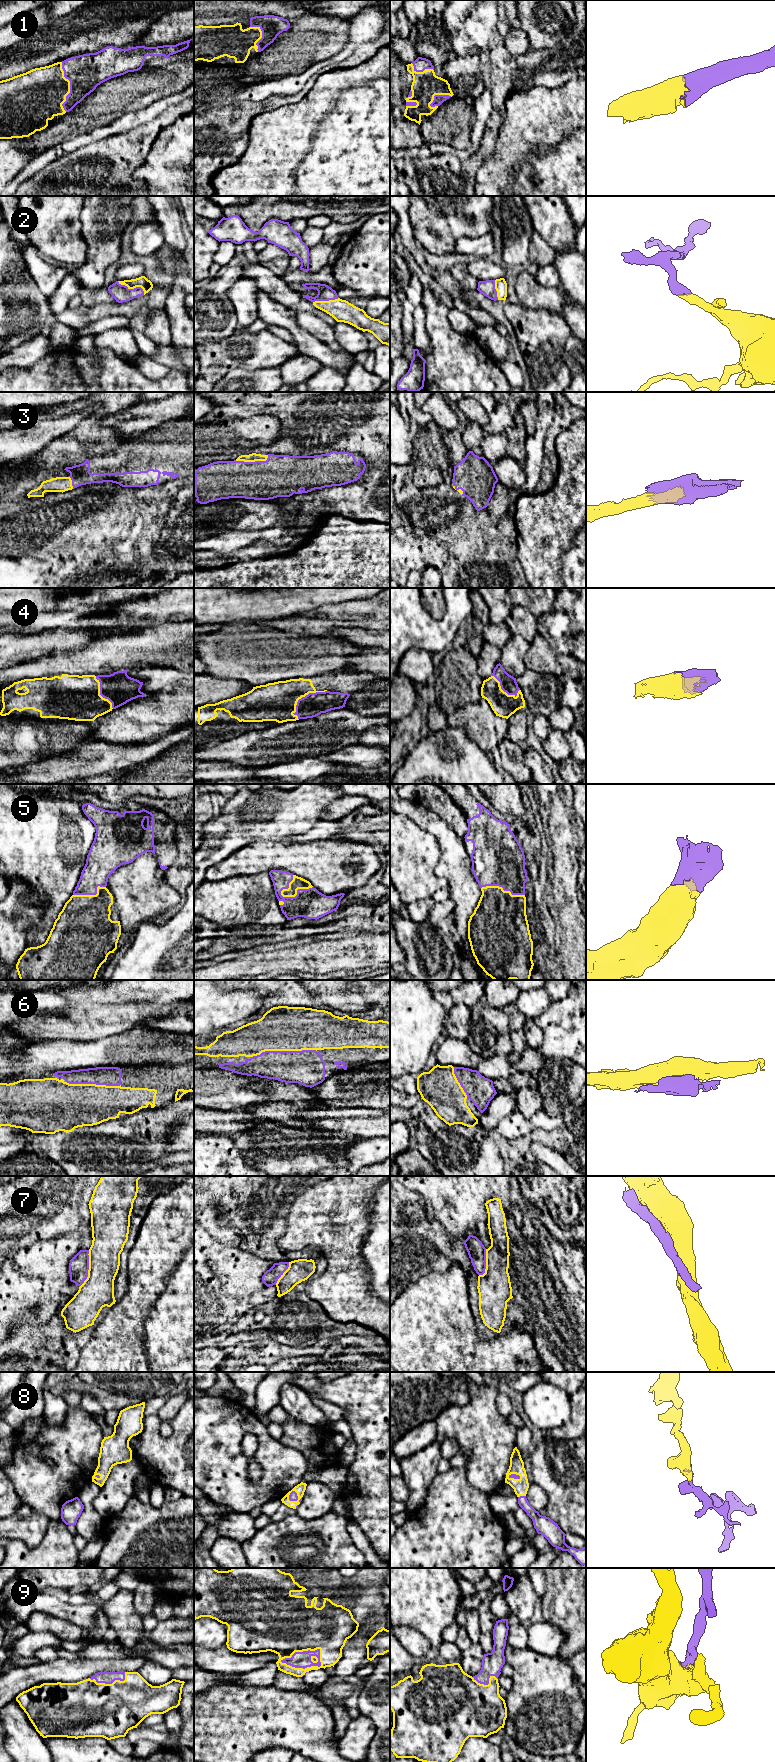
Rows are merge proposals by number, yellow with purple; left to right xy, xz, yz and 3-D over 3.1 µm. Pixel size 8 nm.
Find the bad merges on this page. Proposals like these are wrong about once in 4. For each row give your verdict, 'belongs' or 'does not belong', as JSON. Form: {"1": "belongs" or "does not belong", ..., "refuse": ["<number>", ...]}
{"1": "belongs", "2": "belongs", "3": "belongs", "4": "belongs", "5": "belongs", "6": "belongs", "7": "does not belong", "8": "belongs", "9": "belongs", "refuse": ["7"]}

